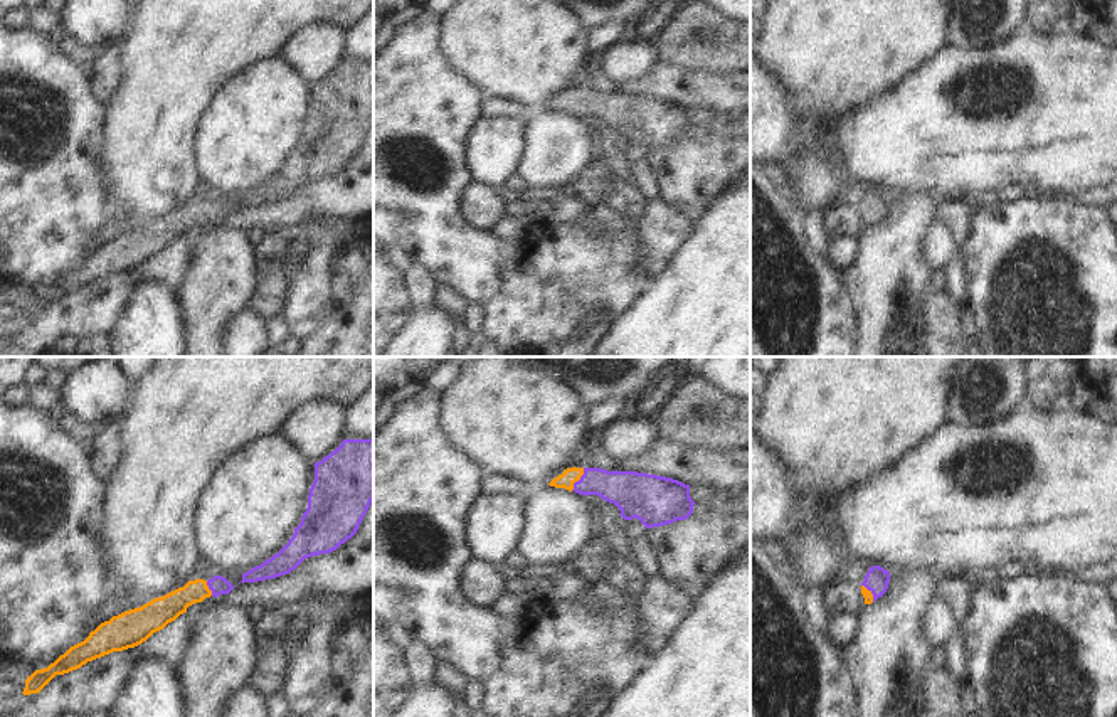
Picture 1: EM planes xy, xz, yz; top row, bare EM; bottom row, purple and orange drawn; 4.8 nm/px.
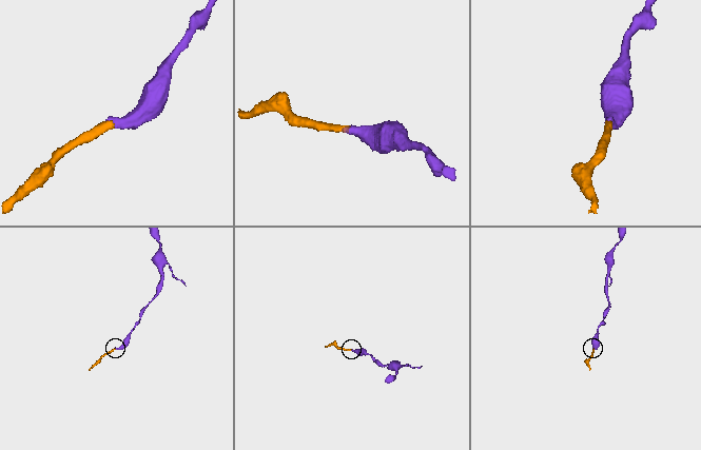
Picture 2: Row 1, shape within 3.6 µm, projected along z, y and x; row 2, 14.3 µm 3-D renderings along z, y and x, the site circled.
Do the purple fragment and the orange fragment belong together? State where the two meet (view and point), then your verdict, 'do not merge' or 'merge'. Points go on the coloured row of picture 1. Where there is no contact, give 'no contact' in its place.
xz (581, 478) | merge

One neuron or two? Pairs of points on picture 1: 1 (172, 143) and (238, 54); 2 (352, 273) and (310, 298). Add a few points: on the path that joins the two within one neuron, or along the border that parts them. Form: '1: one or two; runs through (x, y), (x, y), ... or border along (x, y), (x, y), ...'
1: one; runs through (172, 120), (214, 74)
2: two; border along (332, 270), (338, 307), (327, 322)

